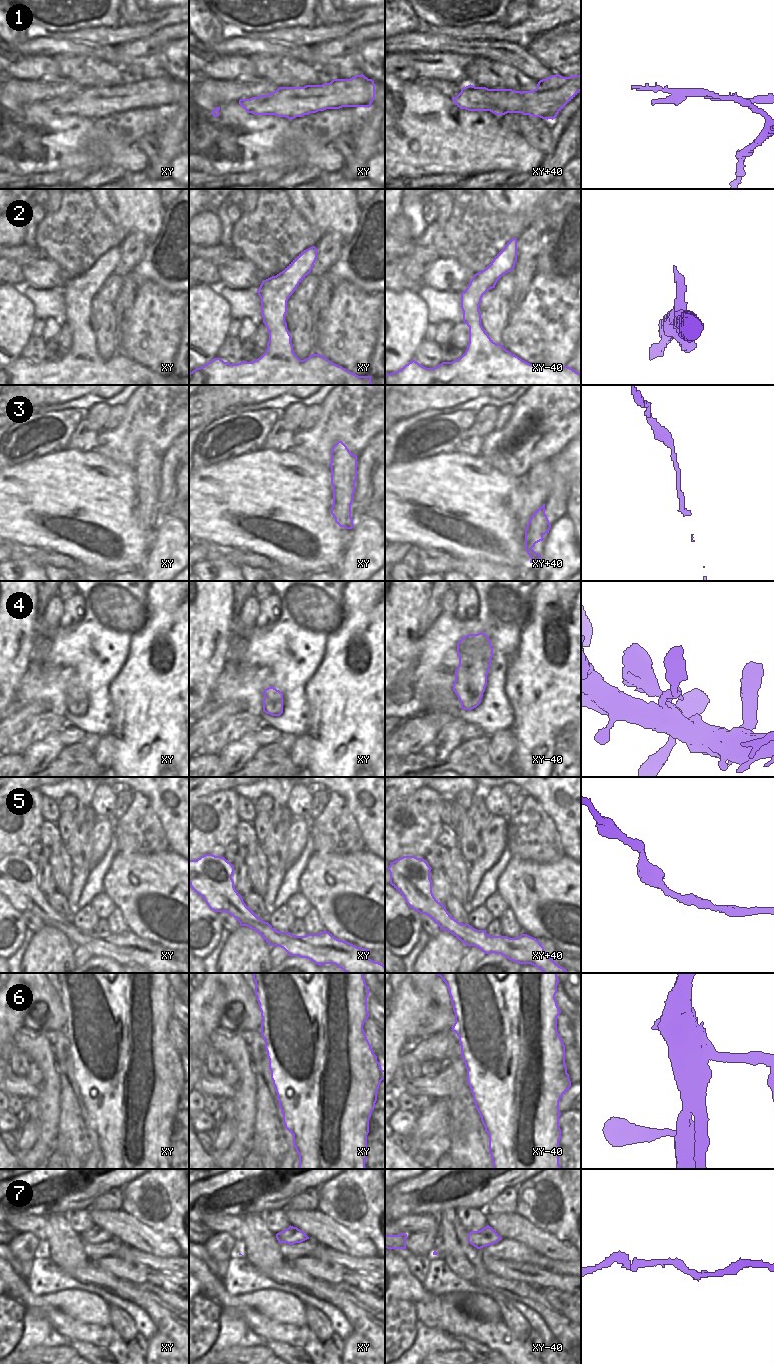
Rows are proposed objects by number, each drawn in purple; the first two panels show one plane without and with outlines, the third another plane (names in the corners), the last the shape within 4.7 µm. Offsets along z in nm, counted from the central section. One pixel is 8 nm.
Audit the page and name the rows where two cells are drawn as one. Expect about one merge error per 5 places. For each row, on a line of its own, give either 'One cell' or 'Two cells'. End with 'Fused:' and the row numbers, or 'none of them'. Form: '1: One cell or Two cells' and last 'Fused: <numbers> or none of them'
1: Two cells
2: One cell
3: One cell
4: One cell
5: One cell
6: Two cells
7: One cell
Fused: 1, 6

